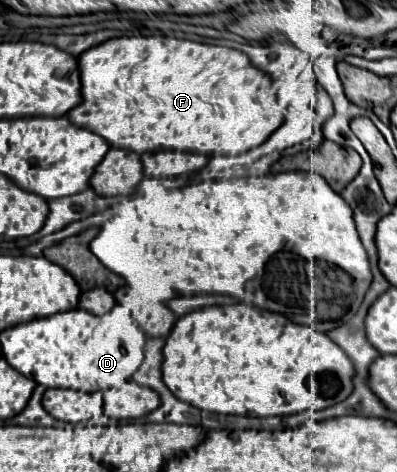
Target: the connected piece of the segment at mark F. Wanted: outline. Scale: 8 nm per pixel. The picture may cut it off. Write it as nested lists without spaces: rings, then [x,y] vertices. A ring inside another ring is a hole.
[[[122,36],[108,39],[96,47],[86,49],[78,57],[78,69],[80,69],[80,85],[82,85],[82,103],[68,113],[68,119],[78,127],[86,127],[92,133],[98,133],[112,147],[120,147],[120,149],[128,149],[128,151],[136,151],[136,153],[158,151],[158,149],[194,151],[194,153],[204,153],[204,155],[246,153],[246,151],[262,145],[284,123],[284,115],[280,113],[280,109],[274,109],[272,77],[268,73],[262,73],[254,65],[250,65],[250,59],[236,49],[204,45],[204,43],[196,43],[196,41],[186,41],[186,39],[167,36]]]

